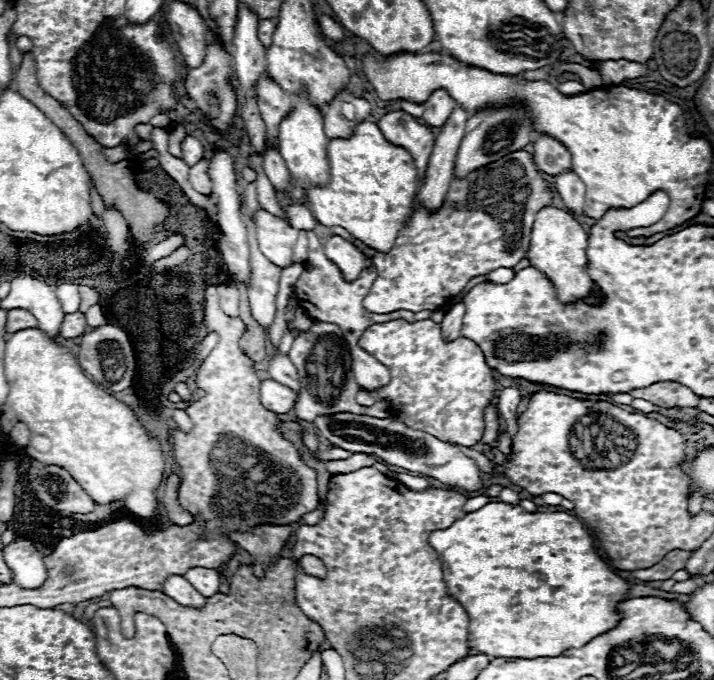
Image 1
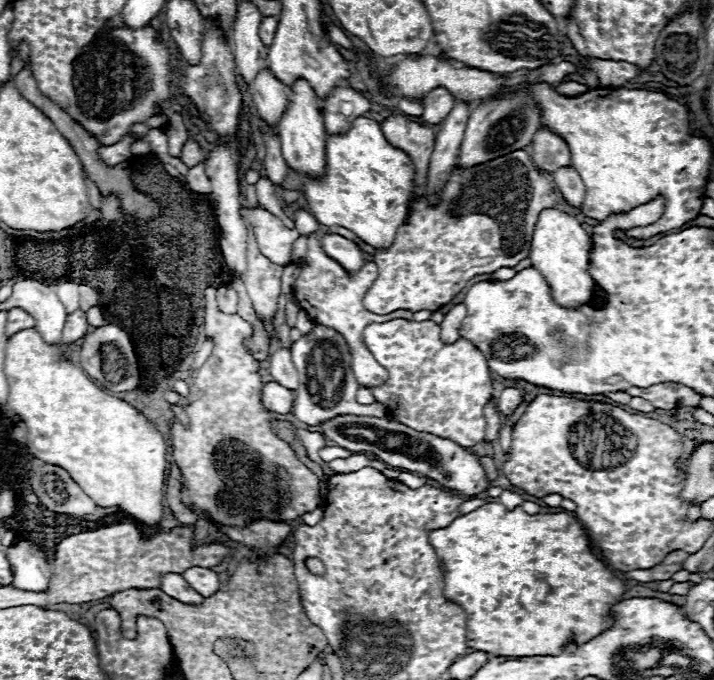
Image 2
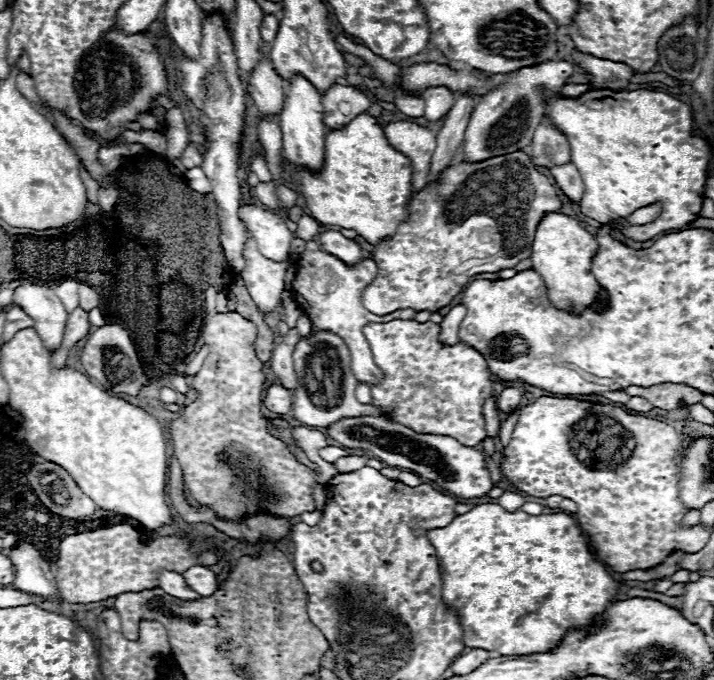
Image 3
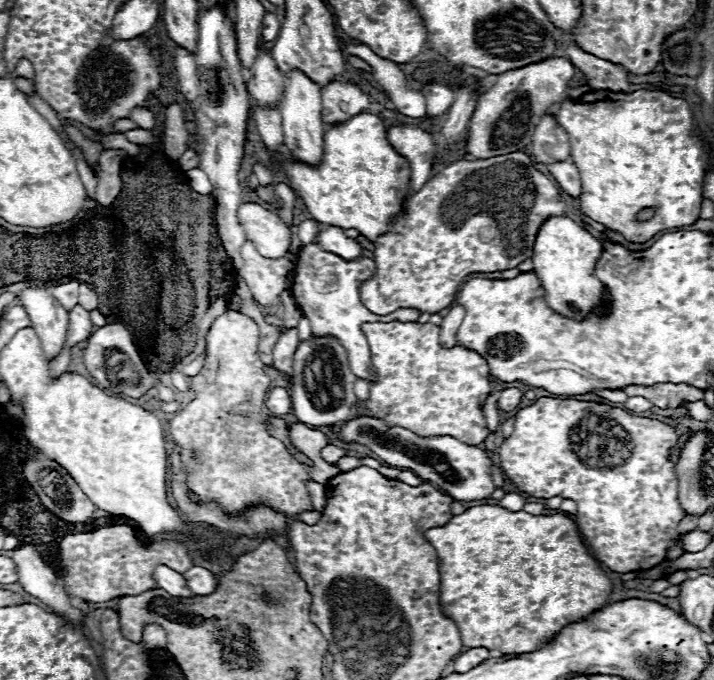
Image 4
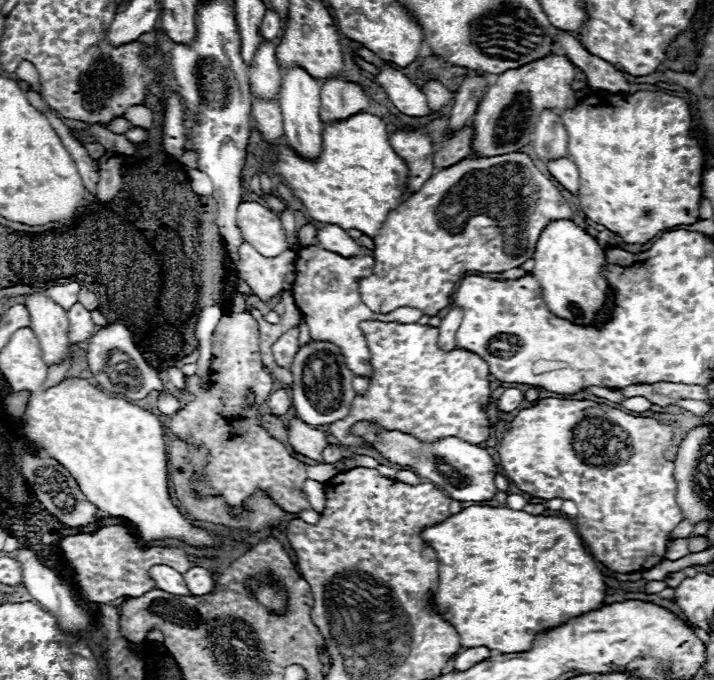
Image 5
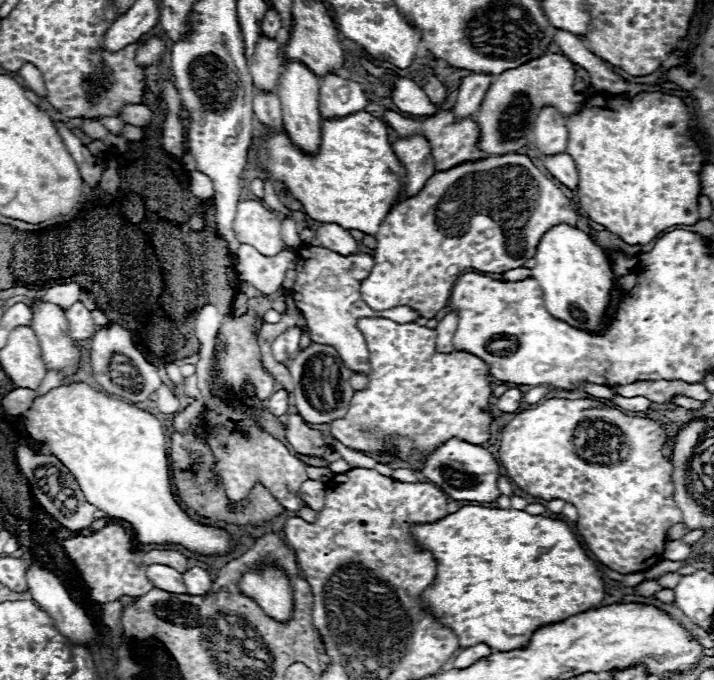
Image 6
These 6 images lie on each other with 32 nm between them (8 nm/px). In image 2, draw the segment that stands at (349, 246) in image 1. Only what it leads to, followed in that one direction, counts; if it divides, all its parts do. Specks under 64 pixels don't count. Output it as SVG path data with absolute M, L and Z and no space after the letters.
M326 234L326 236L322 236L322 250L330 258L338 260L350 272L360 270L360 266L366 260L364 252L354 242L352 240L346 240L340 234Z

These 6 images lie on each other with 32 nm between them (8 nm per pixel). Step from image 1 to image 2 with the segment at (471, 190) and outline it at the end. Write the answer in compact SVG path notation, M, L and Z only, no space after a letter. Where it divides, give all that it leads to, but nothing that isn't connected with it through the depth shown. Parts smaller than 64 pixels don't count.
M524 150L510 152L466 170L454 166L440 194L440 202L430 204L424 196L416 196L410 206L410 216L398 228L394 242L384 250L378 248L374 252L378 278L364 294L364 306L374 314L390 314L394 310L436 312L448 304L476 274L490 274L498 268L514 268L520 260L528 258L538 214L546 208L556 208L556 204L558 198L552 184L538 172L530 154Z

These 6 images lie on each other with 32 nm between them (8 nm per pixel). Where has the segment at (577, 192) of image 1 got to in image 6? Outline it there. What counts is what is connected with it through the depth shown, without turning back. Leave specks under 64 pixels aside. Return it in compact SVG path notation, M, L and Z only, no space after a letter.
M556 154L556 156L544 156L542 164L546 170L566 188L574 190L578 188L578 170L570 154Z

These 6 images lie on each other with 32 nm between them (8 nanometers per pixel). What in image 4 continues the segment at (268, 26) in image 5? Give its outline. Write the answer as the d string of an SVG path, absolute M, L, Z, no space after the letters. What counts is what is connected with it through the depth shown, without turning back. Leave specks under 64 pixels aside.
M266 12L264 20L262 20L262 38L266 42L272 42L280 32L280 20L274 12Z

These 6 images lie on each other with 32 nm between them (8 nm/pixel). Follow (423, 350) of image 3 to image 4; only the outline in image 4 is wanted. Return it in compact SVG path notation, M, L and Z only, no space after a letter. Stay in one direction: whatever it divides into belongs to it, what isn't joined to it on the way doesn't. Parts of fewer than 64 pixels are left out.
M430 322L362 324L372 352L376 380L370 386L370 398L360 402L366 410L354 418L372 416L386 424L408 428L418 436L454 436L470 446L478 446L488 436L482 412L482 404L492 392L488 364L478 352L468 348L440 348L438 330Z

